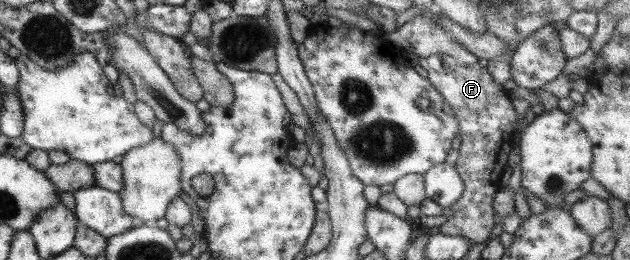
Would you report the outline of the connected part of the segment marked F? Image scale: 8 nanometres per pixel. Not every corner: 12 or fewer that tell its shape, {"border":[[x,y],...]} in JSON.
{"border":[[437,22],[381,35],[445,98],[464,189],[438,228],[489,239],[513,146],[508,92]]}

